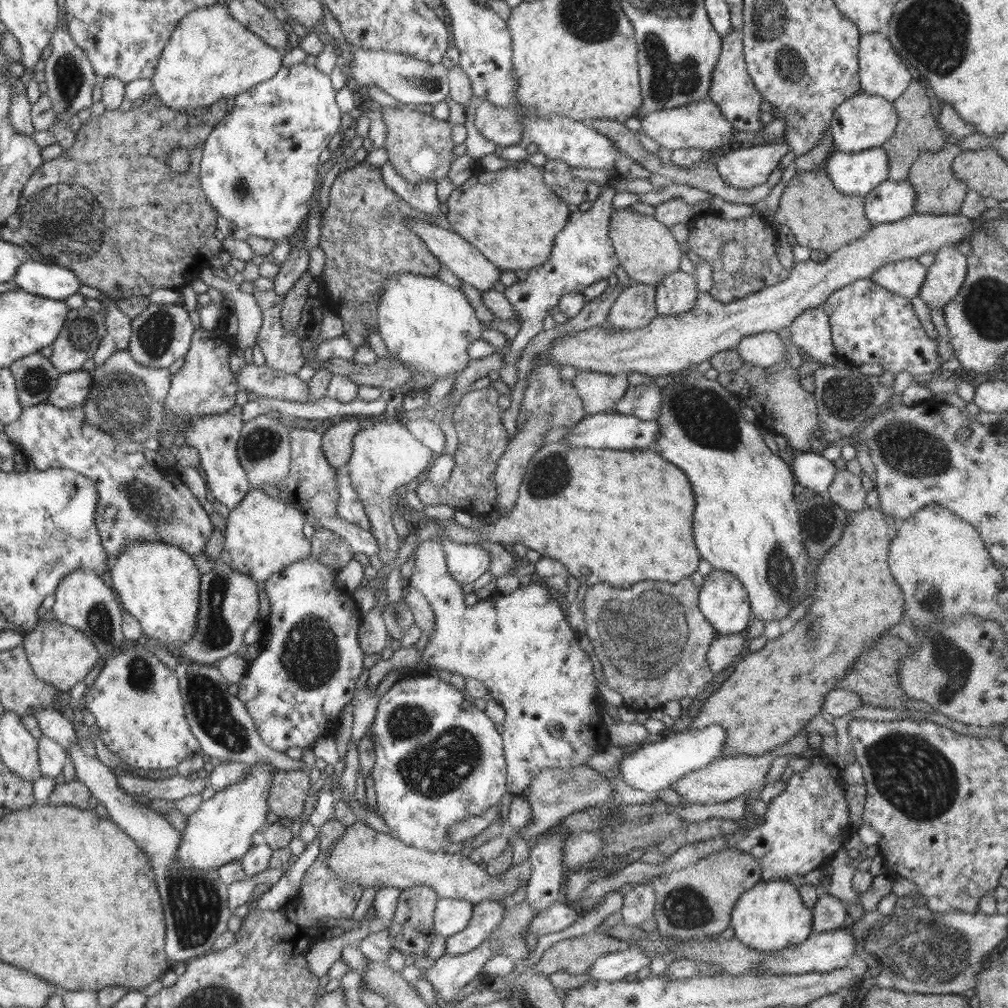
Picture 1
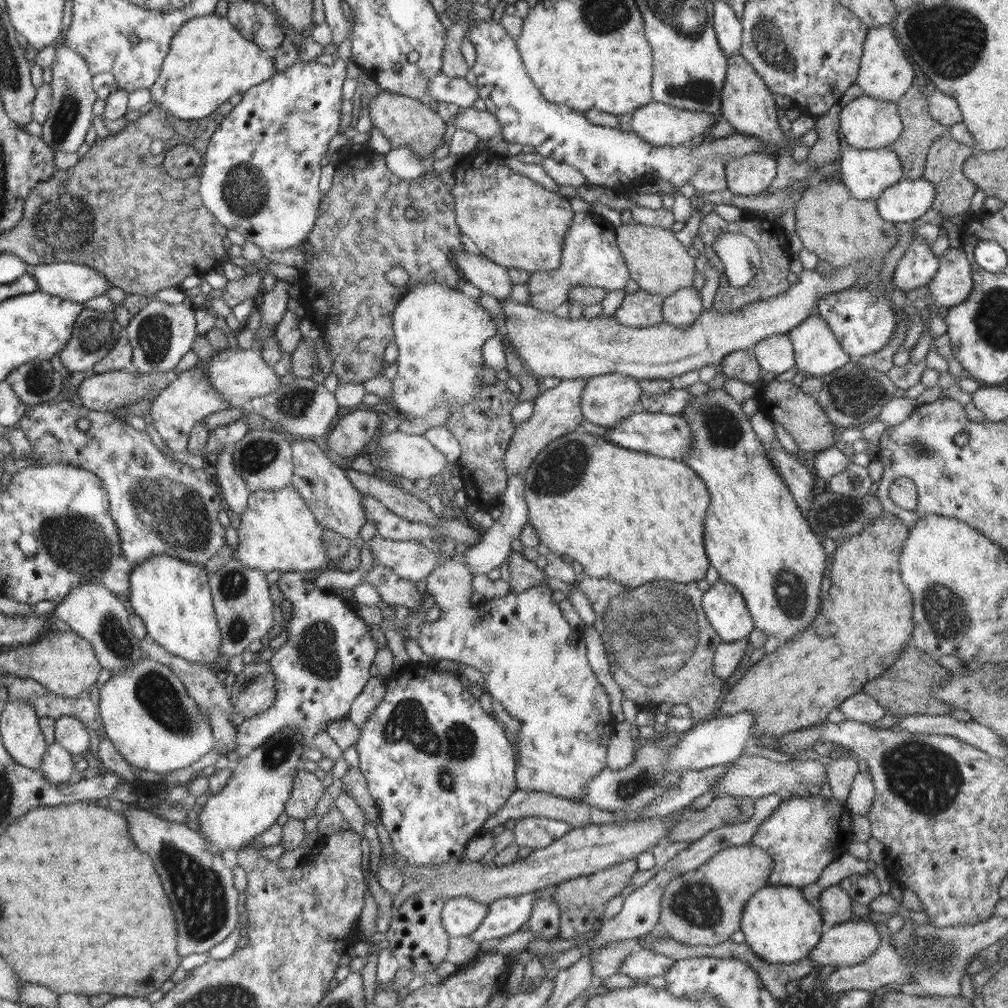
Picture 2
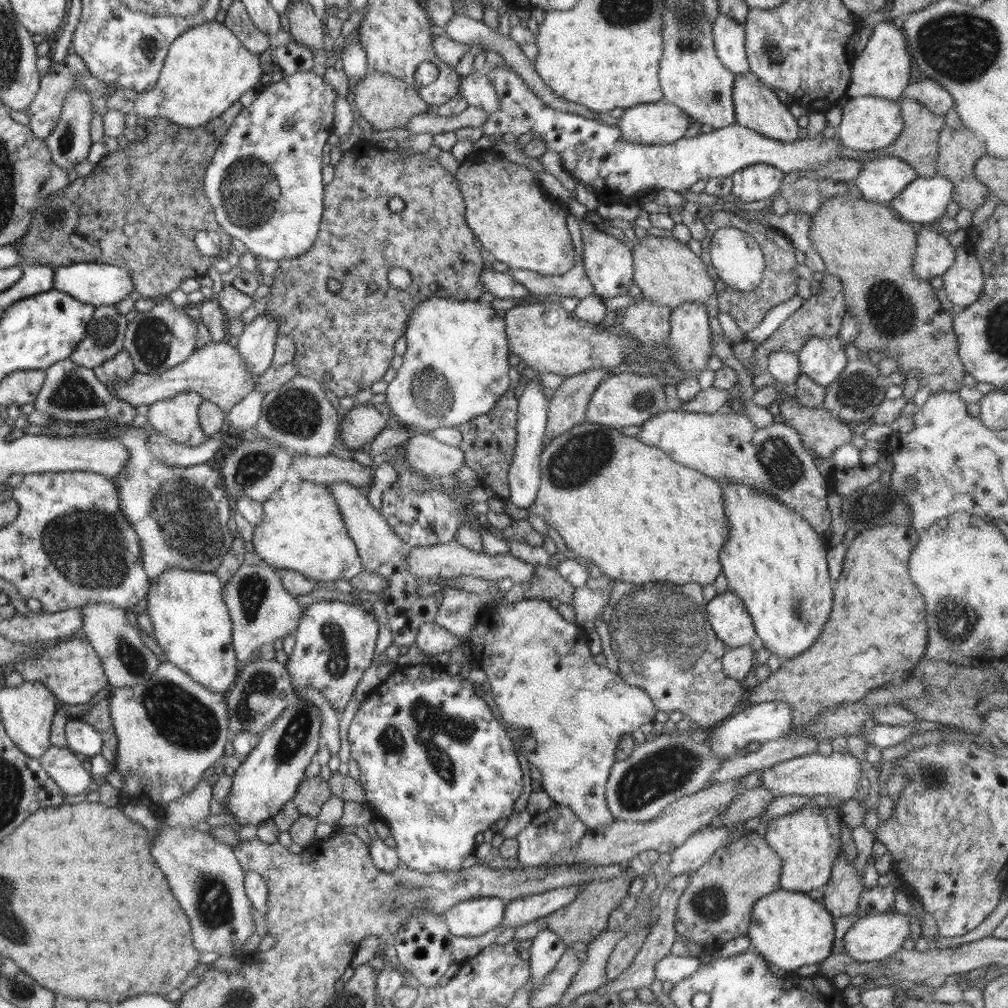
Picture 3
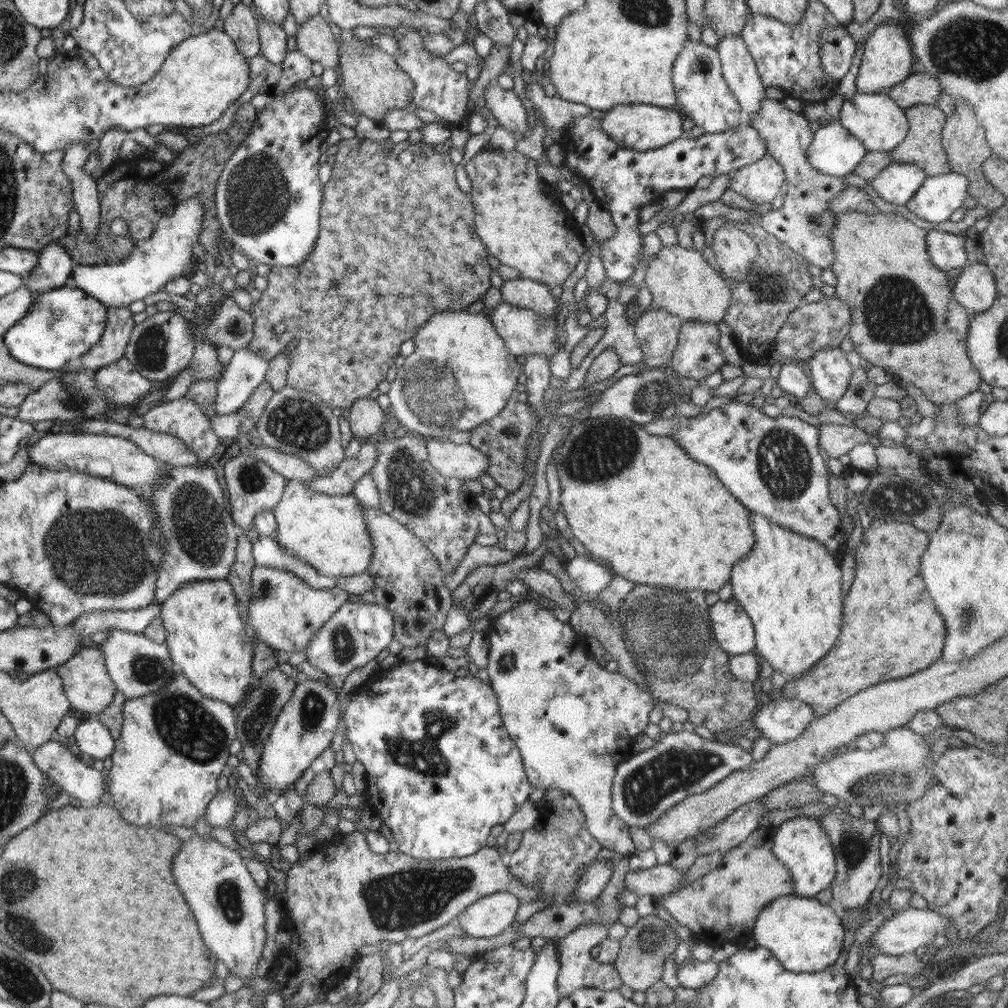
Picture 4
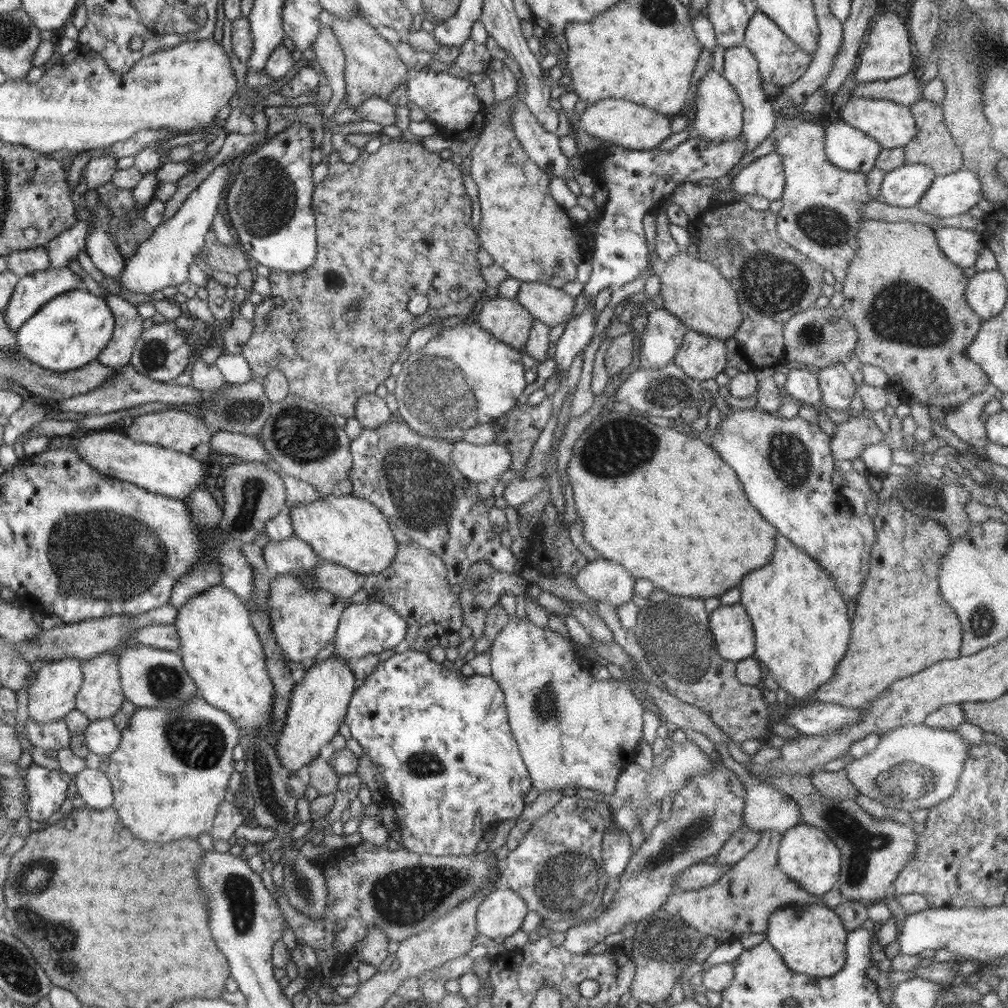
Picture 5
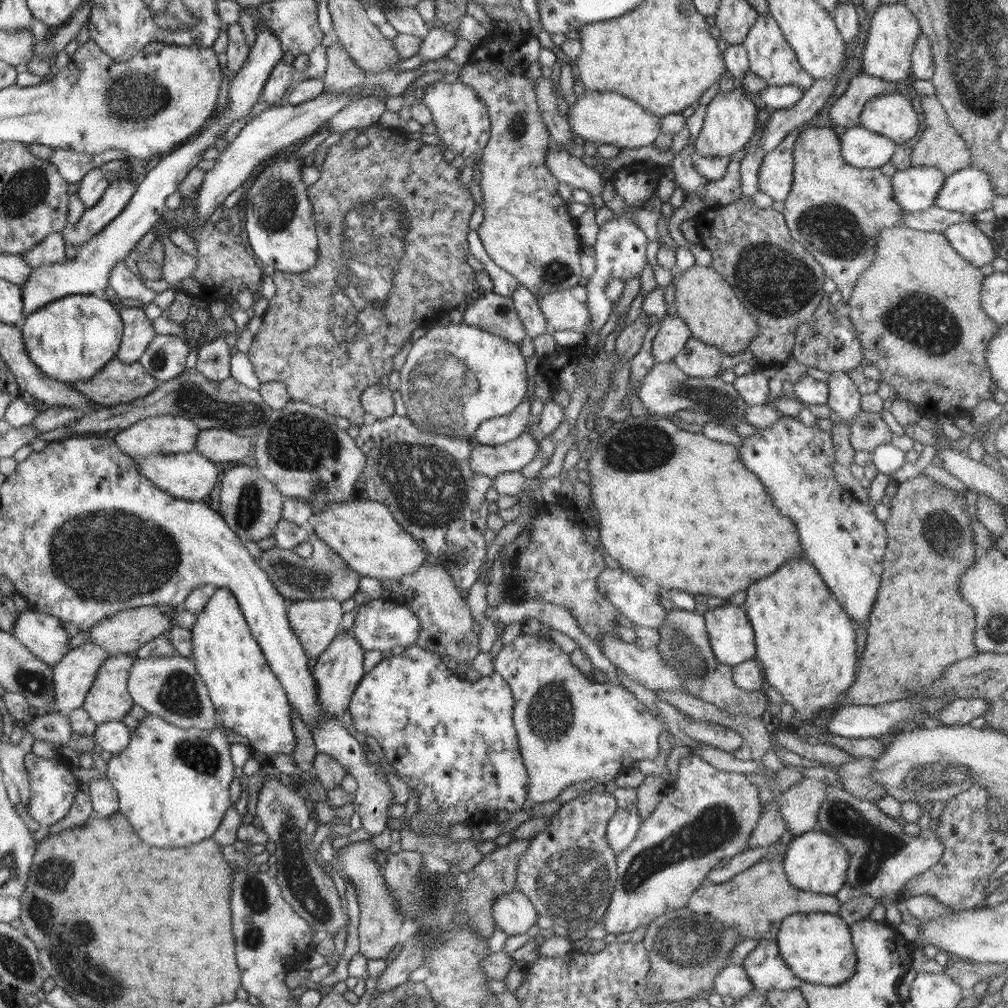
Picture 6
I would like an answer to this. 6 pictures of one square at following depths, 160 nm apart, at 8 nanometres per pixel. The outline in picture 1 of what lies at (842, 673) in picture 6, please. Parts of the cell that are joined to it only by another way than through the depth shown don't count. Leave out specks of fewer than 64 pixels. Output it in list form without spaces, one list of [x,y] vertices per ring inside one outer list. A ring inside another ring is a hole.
[[[686,372],[674,373],[673,381],[661,388],[662,406],[660,409],[660,416],[655,419],[659,424],[659,436],[653,444],[653,450],[662,458],[668,460],[680,468],[692,485],[694,490],[694,499],[696,499],[696,510],[694,510],[694,541],[696,549],[700,554],[701,559],[706,560],[713,569],[722,570],[736,576],[744,585],[750,606],[753,612],[752,617],[762,622],[779,621],[788,618],[788,612],[792,608],[796,608],[810,592],[810,584],[808,583],[810,574],[806,574],[806,566],[808,566],[808,553],[804,549],[802,542],[802,525],[800,525],[800,517],[798,517],[798,510],[795,503],[795,476],[791,469],[790,461],[783,453],[773,454],[760,434],[760,426],[757,423],[748,422],[744,419],[740,411],[739,400],[727,388],[724,388],[717,379],[712,380],[706,377],[696,378],[693,374]]]

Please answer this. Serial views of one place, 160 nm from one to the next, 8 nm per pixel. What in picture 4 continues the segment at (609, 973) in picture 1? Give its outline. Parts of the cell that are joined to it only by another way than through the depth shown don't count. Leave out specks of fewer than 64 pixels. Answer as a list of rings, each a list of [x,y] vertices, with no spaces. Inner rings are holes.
[[[695,958],[684,960],[676,969],[676,978],[680,987],[697,989],[710,984],[720,974],[720,966],[709,960],[697,961]]]

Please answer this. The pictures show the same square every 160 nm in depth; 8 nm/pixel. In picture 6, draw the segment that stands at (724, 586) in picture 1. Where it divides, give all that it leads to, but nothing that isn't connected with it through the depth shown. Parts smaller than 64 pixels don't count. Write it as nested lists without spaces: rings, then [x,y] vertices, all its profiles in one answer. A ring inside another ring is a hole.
[[[714,603],[702,615],[713,653],[722,664],[734,666],[754,659],[755,633],[744,608]]]

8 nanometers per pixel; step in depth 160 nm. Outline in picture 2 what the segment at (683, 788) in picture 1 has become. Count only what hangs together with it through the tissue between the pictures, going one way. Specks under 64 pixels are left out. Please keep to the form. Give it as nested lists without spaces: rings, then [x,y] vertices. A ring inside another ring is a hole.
[[[740,755],[734,762],[734,766],[720,777],[711,788],[716,797],[729,794],[730,796],[742,796],[750,798],[760,798],[770,794],[778,793],[782,788],[790,790],[795,794],[806,793],[808,791],[819,792],[822,784],[827,782],[826,768],[828,765],[817,760],[794,760],[790,759],[787,763],[780,764],[774,760],[760,756]]]

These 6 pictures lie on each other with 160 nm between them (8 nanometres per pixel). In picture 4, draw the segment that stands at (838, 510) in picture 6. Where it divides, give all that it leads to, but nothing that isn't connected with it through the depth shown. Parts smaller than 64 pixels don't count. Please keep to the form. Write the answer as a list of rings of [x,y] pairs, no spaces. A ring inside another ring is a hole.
[[[734,400],[697,417],[682,417],[678,433],[671,434],[671,437],[692,460],[711,468],[722,485],[748,510],[754,510],[756,514],[790,532],[817,540],[839,561],[842,559],[847,542],[842,518],[838,508],[829,499],[828,479],[831,473],[827,458],[819,448],[819,430],[809,422],[785,415],[772,418],[760,411],[759,403]]]

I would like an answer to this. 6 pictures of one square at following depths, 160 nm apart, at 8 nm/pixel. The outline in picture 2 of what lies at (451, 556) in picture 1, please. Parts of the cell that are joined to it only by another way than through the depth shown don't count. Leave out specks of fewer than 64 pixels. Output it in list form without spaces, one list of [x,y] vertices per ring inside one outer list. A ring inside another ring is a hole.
[[[513,474],[509,477],[507,488],[501,500],[502,516],[500,519],[496,520],[490,529],[481,532],[481,539],[474,546],[461,548],[461,556],[468,566],[470,574],[488,575],[494,569],[501,569],[501,566],[514,551],[512,542],[520,537],[522,530],[527,526],[529,516],[528,503],[524,497],[526,482],[523,476],[524,474]]]

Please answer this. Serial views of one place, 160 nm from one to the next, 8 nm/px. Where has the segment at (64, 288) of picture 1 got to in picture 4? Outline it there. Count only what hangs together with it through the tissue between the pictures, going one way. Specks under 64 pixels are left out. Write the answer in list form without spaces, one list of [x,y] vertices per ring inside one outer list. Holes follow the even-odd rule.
[[[197,196],[183,200],[175,207],[172,216],[164,215],[157,222],[154,232],[147,239],[135,241],[130,256],[123,262],[115,265],[83,265],[76,262],[69,276],[70,286],[77,287],[106,306],[116,307],[128,307],[135,300],[143,300],[163,291],[167,282],[190,272],[195,256],[192,244],[198,242],[204,211]]]

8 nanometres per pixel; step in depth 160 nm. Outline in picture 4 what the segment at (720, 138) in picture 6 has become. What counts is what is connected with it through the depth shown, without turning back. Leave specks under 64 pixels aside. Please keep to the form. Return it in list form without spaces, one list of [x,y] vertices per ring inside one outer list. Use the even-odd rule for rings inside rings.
[[[686,40],[672,68],[672,85],[676,93],[678,109],[702,126],[706,133],[719,133],[738,126],[744,121],[744,113],[738,99],[732,95],[722,75],[718,52],[701,42]]]

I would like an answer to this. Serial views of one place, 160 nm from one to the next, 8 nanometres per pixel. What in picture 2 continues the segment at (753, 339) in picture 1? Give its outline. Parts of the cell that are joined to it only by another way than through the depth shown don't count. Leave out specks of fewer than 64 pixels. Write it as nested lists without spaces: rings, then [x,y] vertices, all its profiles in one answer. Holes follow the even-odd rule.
[[[787,334],[767,336],[752,349],[763,371],[779,375],[795,366],[793,344]]]

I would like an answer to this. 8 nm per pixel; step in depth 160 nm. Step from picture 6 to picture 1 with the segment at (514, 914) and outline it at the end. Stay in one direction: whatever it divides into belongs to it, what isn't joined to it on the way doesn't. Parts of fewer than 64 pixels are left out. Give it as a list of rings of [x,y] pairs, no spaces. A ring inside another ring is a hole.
[[[439,898],[433,916],[433,930],[446,937],[464,930],[472,918],[473,906],[474,903],[467,900]]]

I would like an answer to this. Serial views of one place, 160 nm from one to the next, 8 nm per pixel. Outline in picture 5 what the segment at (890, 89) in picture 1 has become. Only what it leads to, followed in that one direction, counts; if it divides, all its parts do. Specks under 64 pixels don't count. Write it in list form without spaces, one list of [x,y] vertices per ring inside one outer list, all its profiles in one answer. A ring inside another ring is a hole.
[[[884,12],[872,25],[868,44],[861,56],[861,63],[856,70],[857,84],[889,80],[903,76],[914,68],[911,48],[911,36],[908,21],[904,21],[896,12]]]

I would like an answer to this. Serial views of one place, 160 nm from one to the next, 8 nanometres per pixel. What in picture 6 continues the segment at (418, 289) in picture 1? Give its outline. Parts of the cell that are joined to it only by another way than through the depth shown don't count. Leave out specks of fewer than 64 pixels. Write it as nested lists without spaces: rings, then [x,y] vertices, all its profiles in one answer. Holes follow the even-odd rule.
[[[450,323],[448,326],[433,325],[413,342],[405,363],[399,370],[400,386],[406,416],[421,430],[444,436],[468,438],[485,420],[510,414],[525,397],[528,390],[526,361],[517,343],[500,338],[481,328]]]

